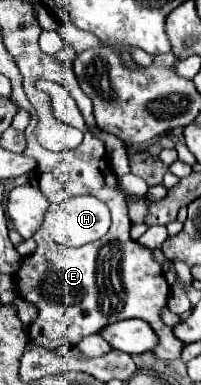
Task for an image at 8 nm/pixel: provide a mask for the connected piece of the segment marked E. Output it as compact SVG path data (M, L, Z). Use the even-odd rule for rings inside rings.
M38 80L36 88L50 96L52 114L56 120L80 128L84 132L84 140L80 144L80 164L66 160L64 154L56 182L58 188L48 188L48 192L62 190L62 184L66 180L72 180L66 182L66 196L90 194L106 202L112 214L112 226L106 236L80 248L70 248L62 244L36 244L36 250L30 256L22 258L20 270L16 272L16 288L24 300L28 300L38 308L38 318L28 326L28 346L44 346L44 348L56 348L62 344L76 346L84 336L100 332L100 336L114 350L126 354L150 352L154 348L152 354L164 362L180 358L184 342L178 340L172 328L166 326L160 318L162 310L168 304L170 284L166 282L162 274L162 264L156 262L152 250L130 238L132 222L128 218L126 200L118 188L116 174L106 162L104 144L88 132L74 98L60 84Z

